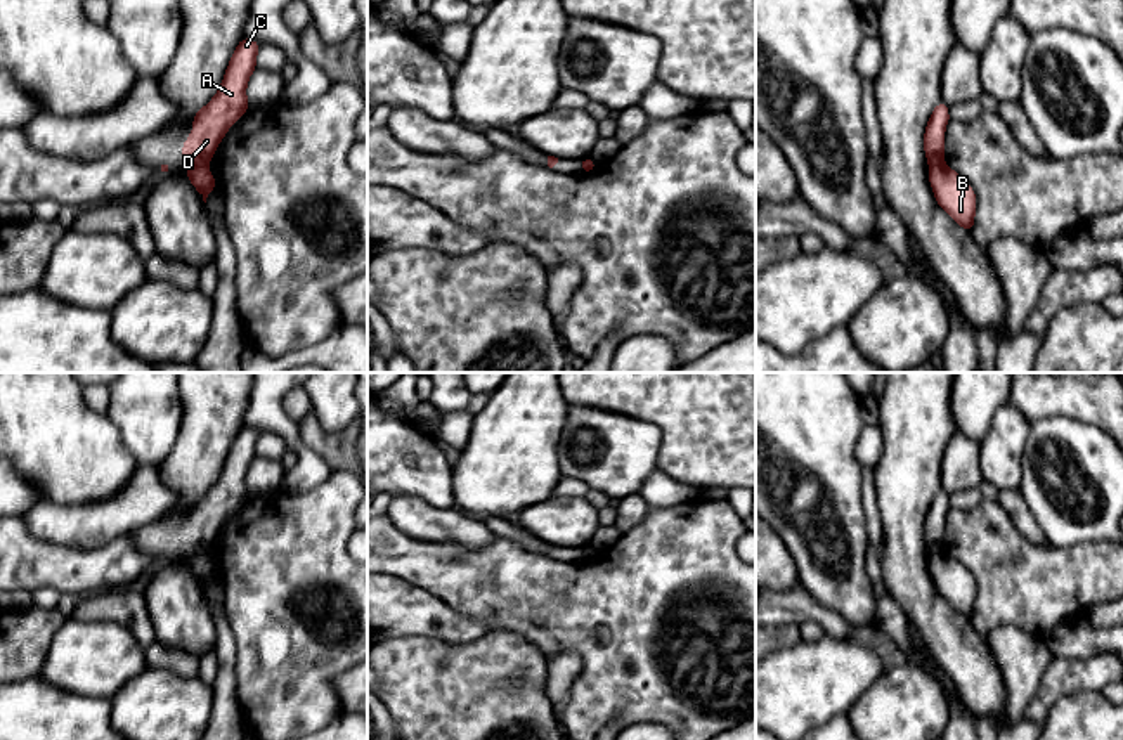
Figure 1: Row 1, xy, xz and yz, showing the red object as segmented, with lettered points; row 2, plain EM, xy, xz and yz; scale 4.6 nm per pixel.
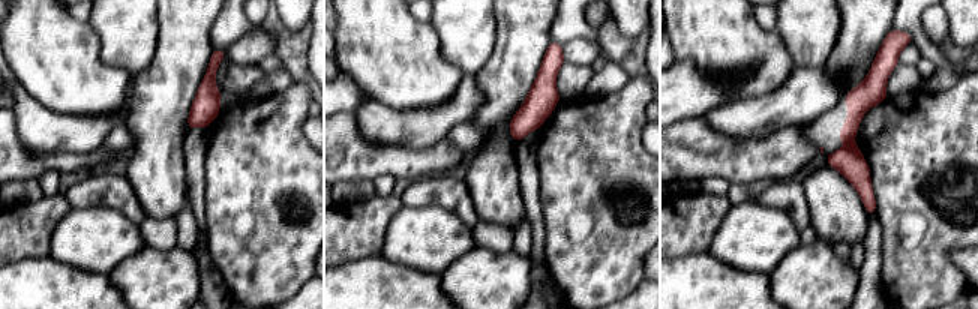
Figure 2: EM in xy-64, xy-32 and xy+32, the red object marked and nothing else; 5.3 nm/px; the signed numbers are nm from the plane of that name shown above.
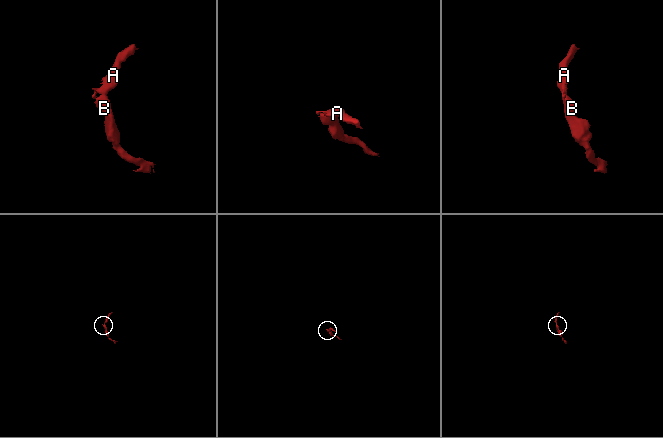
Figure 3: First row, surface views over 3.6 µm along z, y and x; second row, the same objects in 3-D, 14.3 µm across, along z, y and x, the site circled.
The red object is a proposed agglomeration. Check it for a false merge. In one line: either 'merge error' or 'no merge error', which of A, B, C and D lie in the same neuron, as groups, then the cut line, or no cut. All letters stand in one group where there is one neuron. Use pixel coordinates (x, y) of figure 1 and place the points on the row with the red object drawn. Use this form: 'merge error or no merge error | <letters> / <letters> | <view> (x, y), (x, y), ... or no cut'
merge error | A C D / B | xy (207, 162), (198, 162), (191, 167)

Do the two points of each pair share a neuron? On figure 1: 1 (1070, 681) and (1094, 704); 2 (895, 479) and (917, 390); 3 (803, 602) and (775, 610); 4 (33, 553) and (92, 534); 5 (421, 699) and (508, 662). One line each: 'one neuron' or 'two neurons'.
1: two neurons
2: one neuron
3: one neuron
4: two neurons
5: one neuron

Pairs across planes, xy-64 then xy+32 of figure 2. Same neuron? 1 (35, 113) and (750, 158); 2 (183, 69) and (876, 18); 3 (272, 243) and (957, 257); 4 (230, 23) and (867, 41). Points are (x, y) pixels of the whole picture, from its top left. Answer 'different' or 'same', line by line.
1: different
2: same
3: different
4: different

